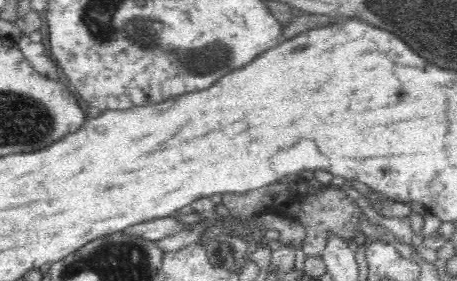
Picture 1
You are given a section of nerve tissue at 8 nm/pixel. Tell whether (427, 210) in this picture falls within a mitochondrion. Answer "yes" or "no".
no

